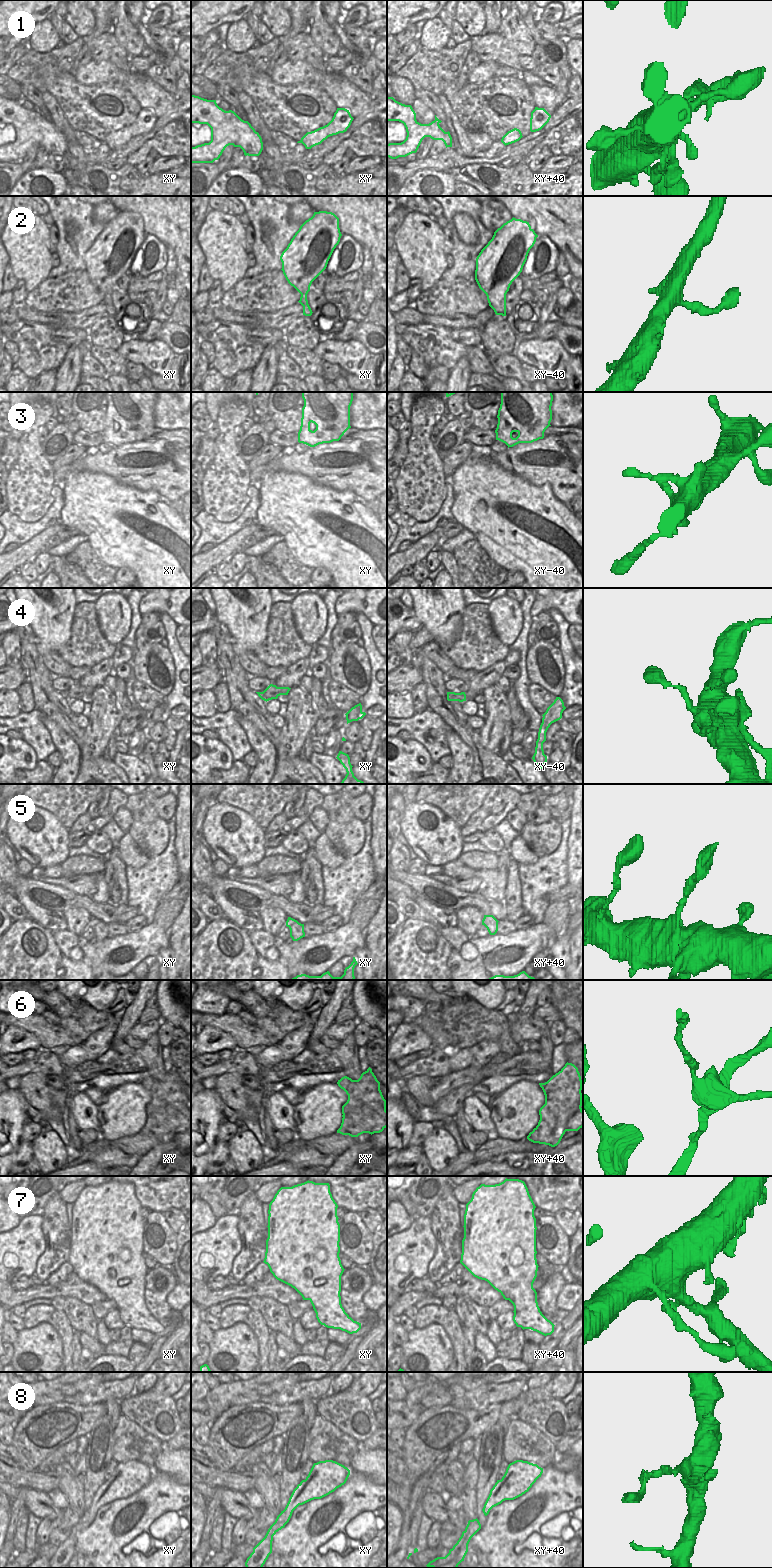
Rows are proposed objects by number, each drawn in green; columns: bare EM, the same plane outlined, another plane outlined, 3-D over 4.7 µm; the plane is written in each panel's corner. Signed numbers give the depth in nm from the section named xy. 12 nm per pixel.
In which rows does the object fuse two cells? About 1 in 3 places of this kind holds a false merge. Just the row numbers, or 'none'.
6, 8

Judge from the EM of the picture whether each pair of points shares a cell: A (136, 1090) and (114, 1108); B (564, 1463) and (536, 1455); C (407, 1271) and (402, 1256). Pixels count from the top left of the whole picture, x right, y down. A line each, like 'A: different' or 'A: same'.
A: same
B: different
C: same

